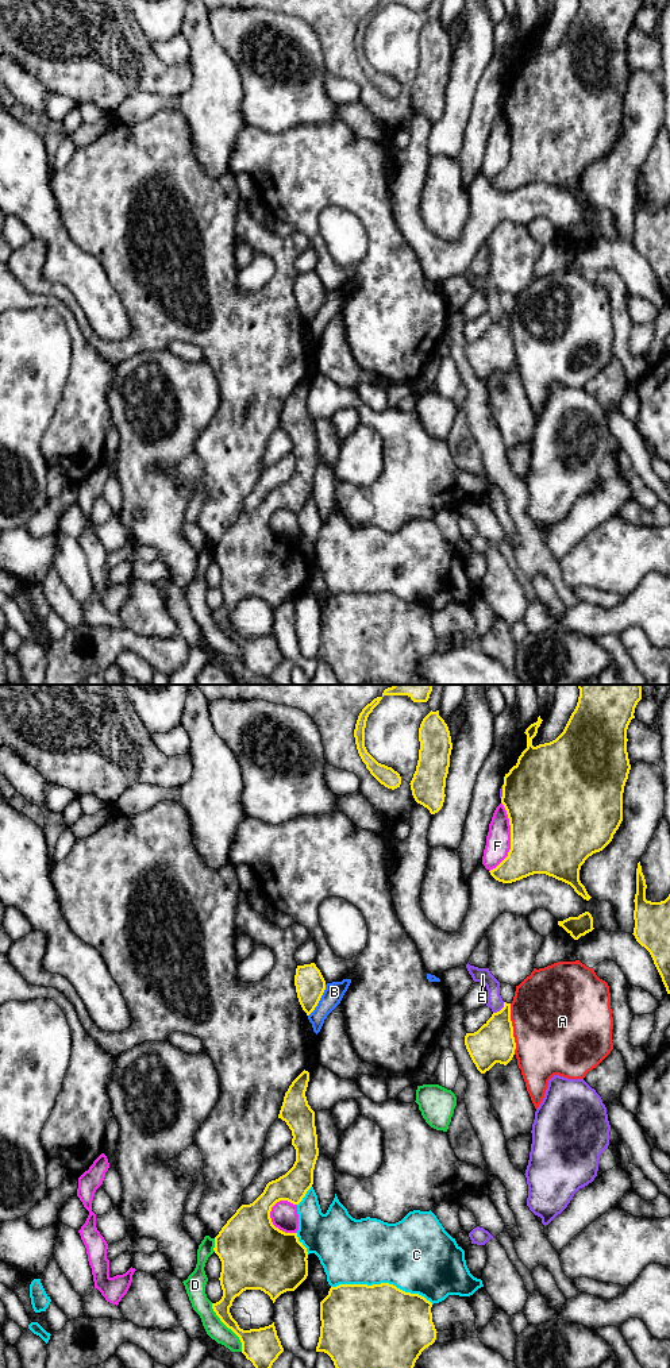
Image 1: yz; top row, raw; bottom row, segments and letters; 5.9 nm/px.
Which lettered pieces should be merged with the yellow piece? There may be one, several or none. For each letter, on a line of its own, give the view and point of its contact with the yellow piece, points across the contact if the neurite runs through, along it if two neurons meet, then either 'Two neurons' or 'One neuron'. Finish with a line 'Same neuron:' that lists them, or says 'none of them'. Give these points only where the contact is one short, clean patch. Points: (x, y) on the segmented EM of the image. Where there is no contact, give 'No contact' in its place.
A: Touches yellow at yz (512, 1029). Two neurons
B: Touches yellow at yz (319, 1000). Boundary: yz (326, 985), (318, 1005), (308, 1016). Two neurons
C: Touches yellow at yz (382, 1283). Two neurons
D: Touches yellow at yz (228, 1328). Two neurons
E: Touches yellow at yz (501, 1009). Two neurons
F: Touches yellow at yz (511, 837). Two neurons
Same neuron: none of them

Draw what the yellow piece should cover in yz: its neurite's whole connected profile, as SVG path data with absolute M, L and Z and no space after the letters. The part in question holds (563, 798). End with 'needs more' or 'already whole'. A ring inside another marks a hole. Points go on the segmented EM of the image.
M578 685L579 697L563 732L552 741L532 745L532 739L542 724L538 721L525 729L527 748L517 763L504 777L501 804L511 825L511 849L508 856L490 875L502 883L512 883L534 874L546 874L570 885L584 899L589 901L579 880L585 860L602 851L613 839L623 821L623 793L631 770L627 752L627 729L635 718L635 708L642 700L640 685Z; already whole

